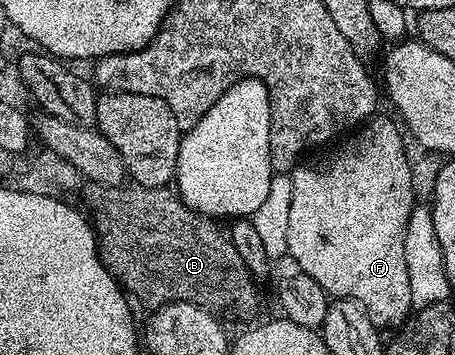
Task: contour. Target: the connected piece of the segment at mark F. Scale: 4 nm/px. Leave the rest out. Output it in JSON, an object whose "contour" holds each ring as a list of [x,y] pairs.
{"contour":[[[374,117],[356,133],[350,134],[346,138],[350,139],[338,151],[331,152],[325,163],[313,163],[310,167],[298,165],[291,172],[293,188],[288,214],[288,258],[297,262],[296,270],[300,274],[319,281],[330,297],[358,303],[378,329],[400,328],[414,310],[411,281],[407,281],[407,257],[403,253],[403,237],[415,202],[413,167],[405,152],[406,136],[394,123]]]}

